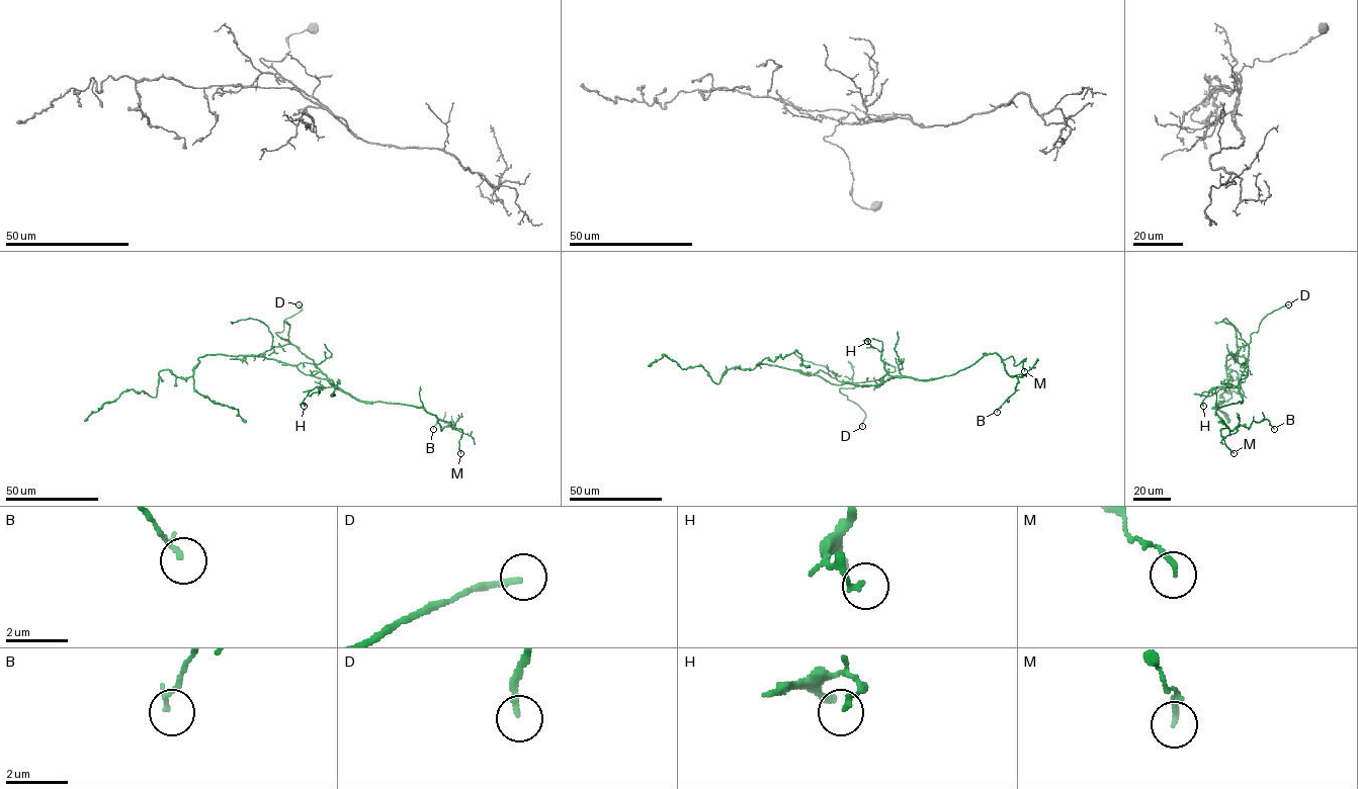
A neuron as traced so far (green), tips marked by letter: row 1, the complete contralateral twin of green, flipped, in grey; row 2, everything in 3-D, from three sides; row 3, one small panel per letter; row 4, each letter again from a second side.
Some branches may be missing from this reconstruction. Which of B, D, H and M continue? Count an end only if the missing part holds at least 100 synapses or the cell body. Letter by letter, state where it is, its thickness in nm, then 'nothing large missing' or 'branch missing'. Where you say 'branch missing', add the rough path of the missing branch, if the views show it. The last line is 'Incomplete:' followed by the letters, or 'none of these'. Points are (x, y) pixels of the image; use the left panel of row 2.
B: at (433, 429); 140 nm thick; nothing large missing
D: at (299, 304); 180 nm thick; branch missing
H: at (304, 406); 150 nm thick; nothing large missing
M: at (460, 453); 150 nm thick; nothing large missing
Incomplete: D

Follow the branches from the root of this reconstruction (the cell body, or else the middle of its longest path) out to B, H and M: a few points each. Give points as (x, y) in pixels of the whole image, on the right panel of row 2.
B: (1247, 360), (1247, 375), (1240, 384), (1242, 401), (1218, 407), (1215, 414), (1231, 430), (1265, 419), (1274, 429)
H: (1247, 360), (1247, 375), (1241, 379), (1240, 386), (1212, 387), (1201, 403), (1203, 406)
M: (1247, 360), (1247, 375), (1240, 384), (1242, 401), (1215, 411), (1218, 422), (1227, 426), (1220, 435), (1234, 453)

